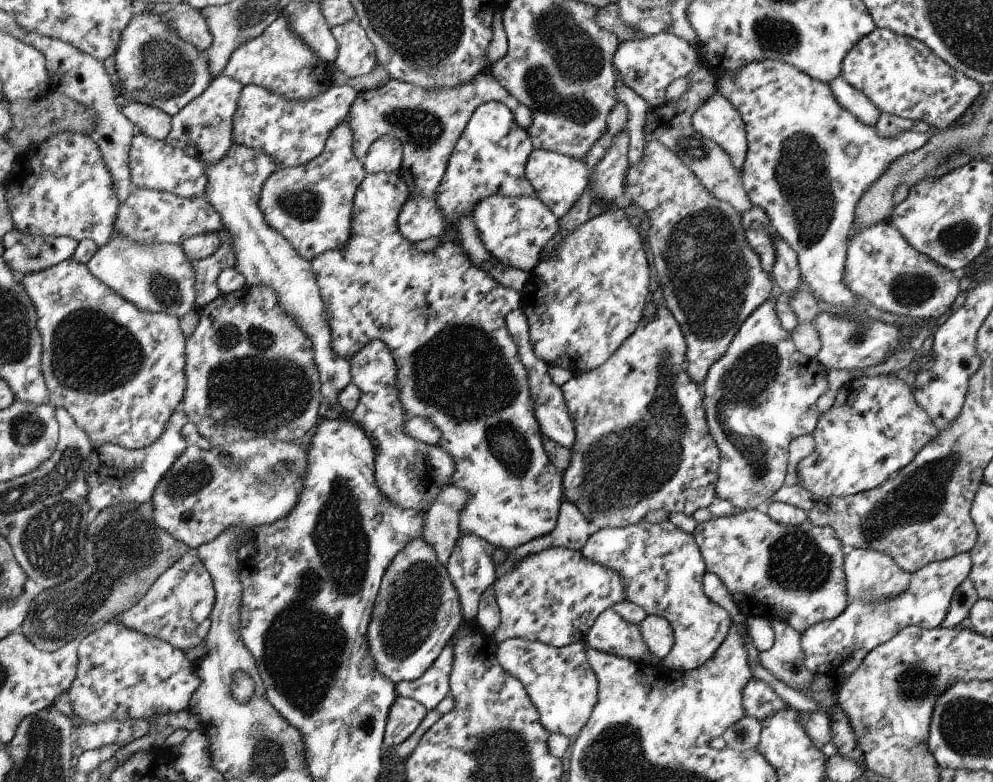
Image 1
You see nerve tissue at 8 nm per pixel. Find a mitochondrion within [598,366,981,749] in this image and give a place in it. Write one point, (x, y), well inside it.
(919, 497)

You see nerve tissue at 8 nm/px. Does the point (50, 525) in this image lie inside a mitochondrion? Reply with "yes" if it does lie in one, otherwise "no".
yes

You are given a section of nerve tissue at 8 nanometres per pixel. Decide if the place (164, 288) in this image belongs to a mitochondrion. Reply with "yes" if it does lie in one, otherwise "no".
yes

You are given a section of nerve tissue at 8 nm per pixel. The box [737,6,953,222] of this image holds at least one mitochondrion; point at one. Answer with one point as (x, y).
(772, 34)

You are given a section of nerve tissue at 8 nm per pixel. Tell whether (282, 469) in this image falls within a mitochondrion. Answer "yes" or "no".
yes

